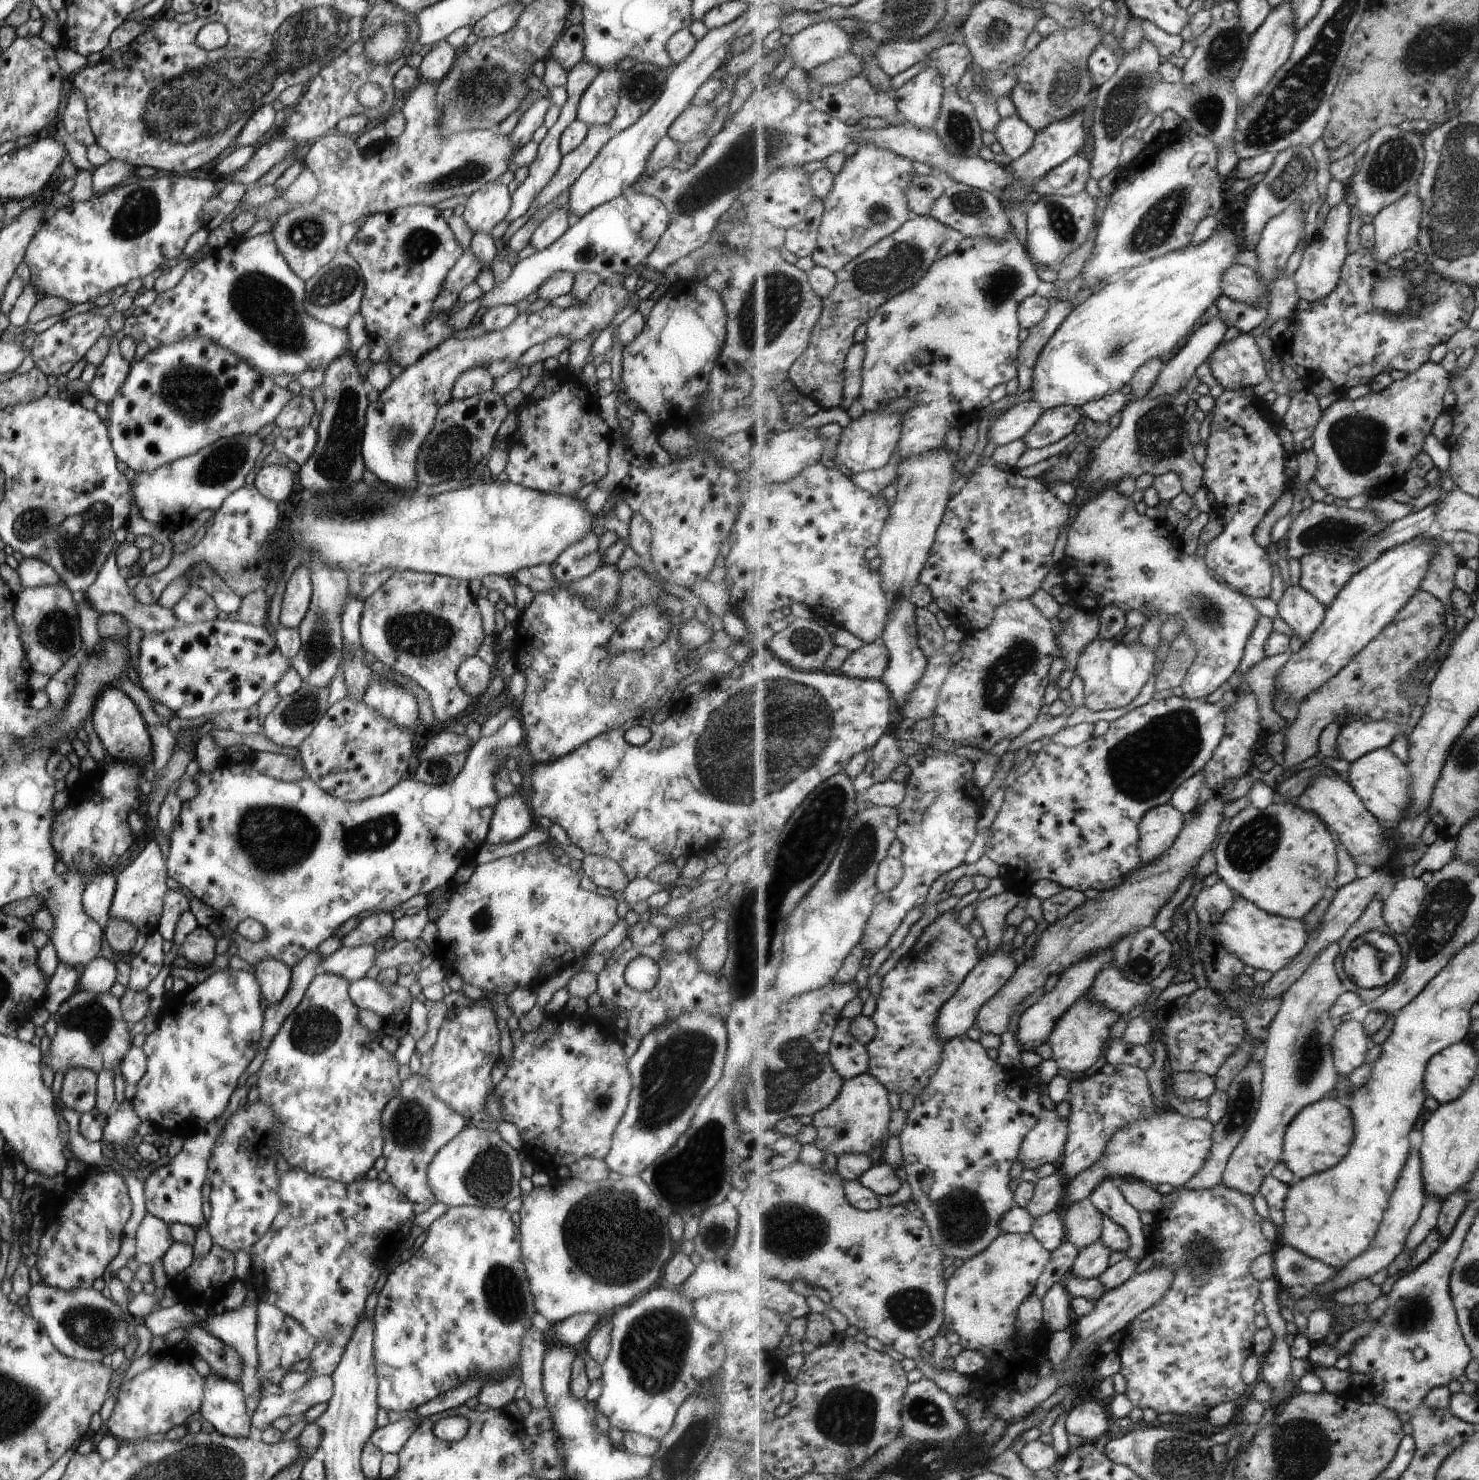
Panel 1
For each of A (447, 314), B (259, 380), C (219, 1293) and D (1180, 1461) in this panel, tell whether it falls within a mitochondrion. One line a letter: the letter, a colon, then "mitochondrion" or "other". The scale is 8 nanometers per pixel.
A: other
B: other
C: other
D: mitochondrion

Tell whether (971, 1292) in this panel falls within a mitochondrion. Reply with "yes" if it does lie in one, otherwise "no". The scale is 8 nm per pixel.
no

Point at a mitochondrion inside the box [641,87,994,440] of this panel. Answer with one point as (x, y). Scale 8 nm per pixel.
(735, 163)

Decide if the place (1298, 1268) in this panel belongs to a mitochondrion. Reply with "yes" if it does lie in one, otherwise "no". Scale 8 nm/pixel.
yes

